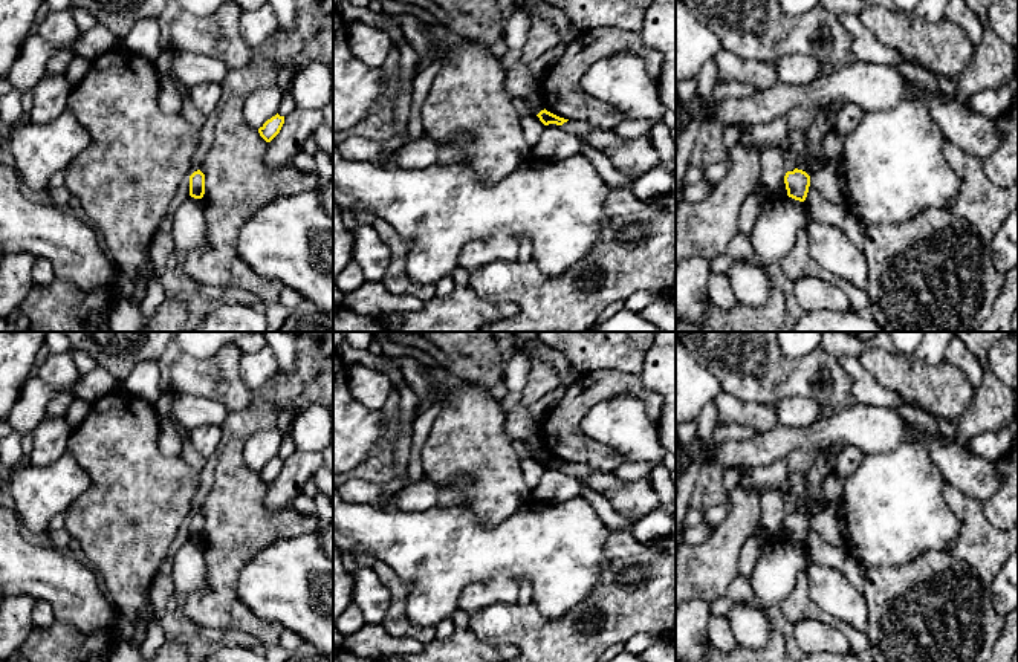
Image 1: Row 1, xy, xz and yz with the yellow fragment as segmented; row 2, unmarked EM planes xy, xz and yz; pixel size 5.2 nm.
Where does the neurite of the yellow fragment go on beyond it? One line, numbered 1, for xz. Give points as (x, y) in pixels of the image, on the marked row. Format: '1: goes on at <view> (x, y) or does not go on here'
1: does not go on here

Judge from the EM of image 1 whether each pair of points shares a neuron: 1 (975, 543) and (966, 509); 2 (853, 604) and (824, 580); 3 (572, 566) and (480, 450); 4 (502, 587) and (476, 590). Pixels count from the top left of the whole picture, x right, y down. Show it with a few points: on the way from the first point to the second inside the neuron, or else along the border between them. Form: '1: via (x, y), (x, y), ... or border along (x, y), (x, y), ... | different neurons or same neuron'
1: via (975, 535), (971, 517) | same neuron
2: via (846, 601), (832, 587) | same neuron
3: border along (518, 509), (499, 523), (486, 526) | different neurons
4: via (496, 590), (482, 590) | same neuron

